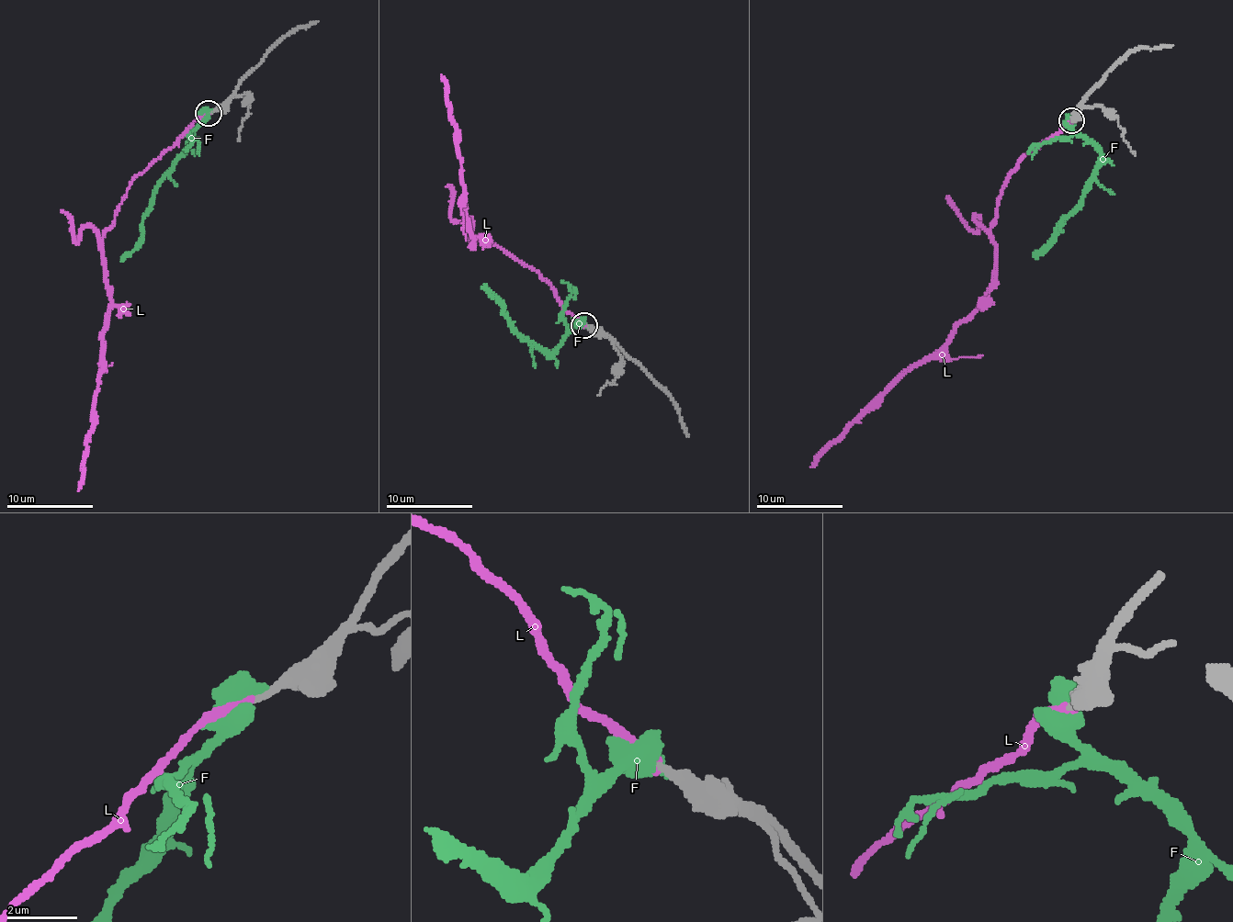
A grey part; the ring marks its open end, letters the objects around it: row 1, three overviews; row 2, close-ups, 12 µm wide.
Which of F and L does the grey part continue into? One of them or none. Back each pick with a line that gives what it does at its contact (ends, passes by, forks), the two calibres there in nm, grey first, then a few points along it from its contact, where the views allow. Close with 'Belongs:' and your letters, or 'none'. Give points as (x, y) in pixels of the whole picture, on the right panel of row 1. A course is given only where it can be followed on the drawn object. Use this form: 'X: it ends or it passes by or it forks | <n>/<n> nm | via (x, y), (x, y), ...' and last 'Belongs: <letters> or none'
L: it ends | 240/240 nm | via (1071, 121), (1034, 146), (1005, 177), (989, 225), (994, 281), (987, 297), (809, 466)
Belongs: L

